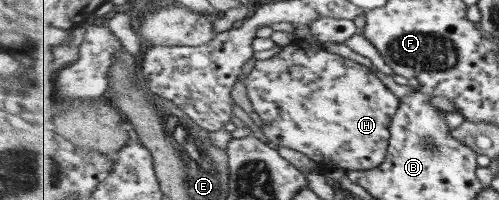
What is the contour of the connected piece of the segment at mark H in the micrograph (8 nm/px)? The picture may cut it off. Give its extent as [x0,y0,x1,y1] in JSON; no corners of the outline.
[241,44,400,170]

